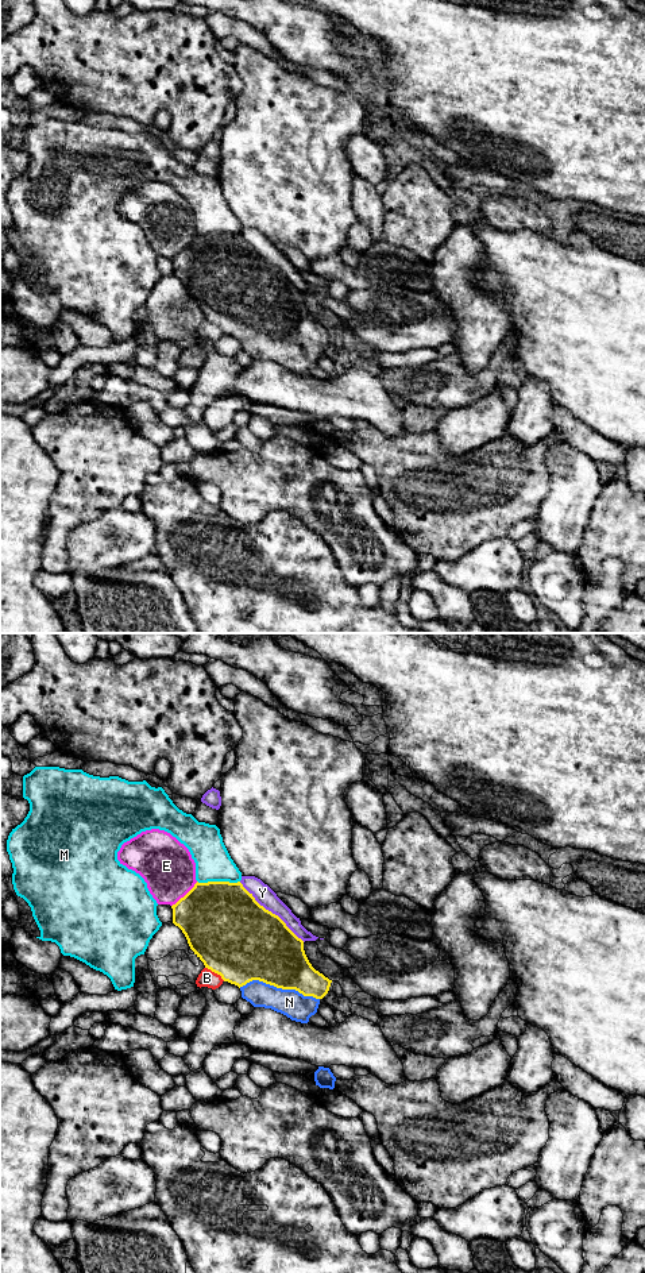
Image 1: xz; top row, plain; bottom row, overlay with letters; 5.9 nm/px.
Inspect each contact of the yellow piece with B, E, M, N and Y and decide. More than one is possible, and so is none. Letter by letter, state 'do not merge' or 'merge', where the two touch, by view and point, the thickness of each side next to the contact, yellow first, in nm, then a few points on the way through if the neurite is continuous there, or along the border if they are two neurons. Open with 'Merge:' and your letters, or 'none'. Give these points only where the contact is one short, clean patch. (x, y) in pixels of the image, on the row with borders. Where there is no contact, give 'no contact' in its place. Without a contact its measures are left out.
Merge: N
B: do not merge; contact xz (215, 972); calibres 480 and 100 nm
E: do not merge; contact xz (185, 895); calibres 460 and 320 nm
M: do not merge; contact xz (219, 882); calibres 480 and 220 nm
N: merge; contact xz (279, 987); calibres 380 and 160 nm
Y: do not merge; contact xz (270, 911); calibres 480 and 110 nm

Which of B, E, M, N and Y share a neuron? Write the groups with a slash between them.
B / E / M / N / Y

